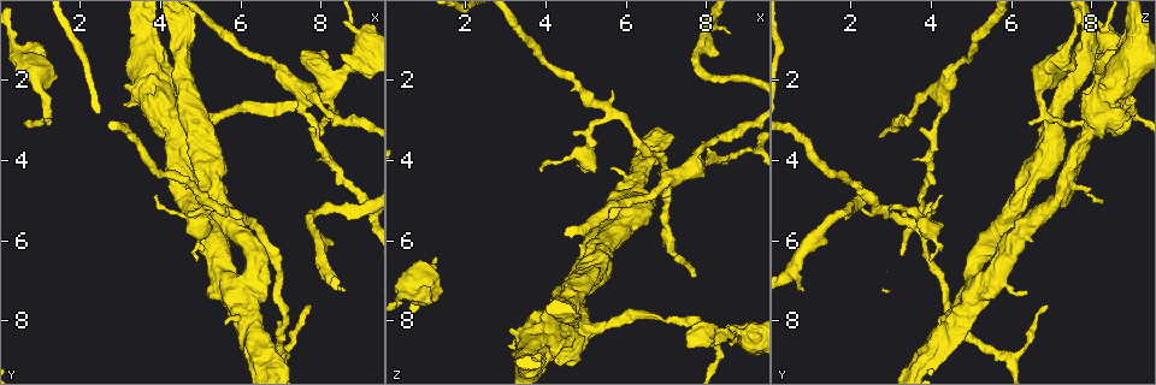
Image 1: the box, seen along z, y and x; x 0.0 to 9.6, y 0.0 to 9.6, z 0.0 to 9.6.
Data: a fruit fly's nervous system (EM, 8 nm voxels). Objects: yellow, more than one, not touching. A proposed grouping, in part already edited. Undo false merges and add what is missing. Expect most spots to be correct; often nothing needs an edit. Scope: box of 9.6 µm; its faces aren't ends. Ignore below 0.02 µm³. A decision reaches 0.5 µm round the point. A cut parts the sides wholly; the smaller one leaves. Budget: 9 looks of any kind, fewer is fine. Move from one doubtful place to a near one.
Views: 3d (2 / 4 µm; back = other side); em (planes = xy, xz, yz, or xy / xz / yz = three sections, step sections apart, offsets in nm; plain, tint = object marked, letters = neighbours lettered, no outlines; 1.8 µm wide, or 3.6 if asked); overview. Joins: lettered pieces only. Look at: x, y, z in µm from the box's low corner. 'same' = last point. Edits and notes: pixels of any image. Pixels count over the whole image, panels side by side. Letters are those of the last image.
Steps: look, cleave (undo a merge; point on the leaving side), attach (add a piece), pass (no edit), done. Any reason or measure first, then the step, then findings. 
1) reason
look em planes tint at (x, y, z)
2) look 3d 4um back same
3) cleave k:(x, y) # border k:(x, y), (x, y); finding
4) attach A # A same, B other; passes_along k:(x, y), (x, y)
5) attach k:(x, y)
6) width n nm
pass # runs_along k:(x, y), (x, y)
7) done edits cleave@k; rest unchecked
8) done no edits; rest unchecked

abrupt turn
look 3d 2um at (5.40, 5.80, 6.20)

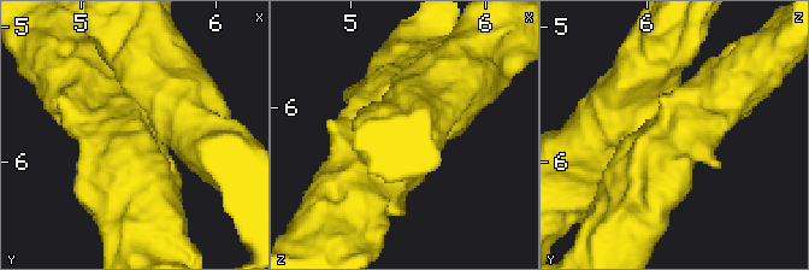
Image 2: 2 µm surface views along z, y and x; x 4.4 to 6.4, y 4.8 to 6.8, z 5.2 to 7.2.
look em yz step 8 letters at (5.36, 5.82, 6.18)

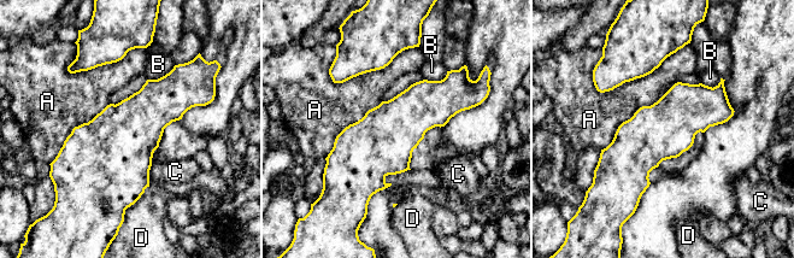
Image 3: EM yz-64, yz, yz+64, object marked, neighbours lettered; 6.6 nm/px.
longest_contact A 650 nm
pass # A other, B other, C other, D other; one cell here

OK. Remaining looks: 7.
sharp bend
look em 3.6um planes letters at (4.55, 3.05, 8.15)

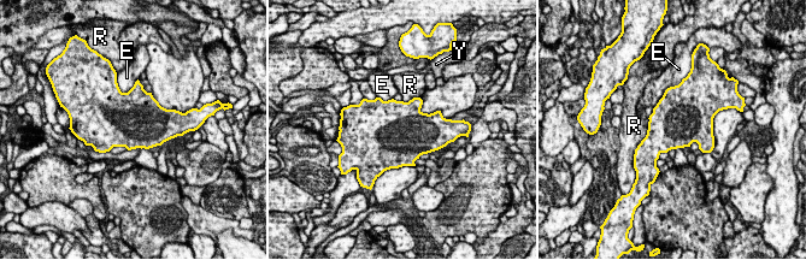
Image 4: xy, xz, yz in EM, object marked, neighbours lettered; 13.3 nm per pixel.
pass # E other, R other, Y other; border 4:(678, 84), (670, 86), (654, 107); continuous, no second cell

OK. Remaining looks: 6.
look em planes letters at (0.65, 3.15, 7.75)

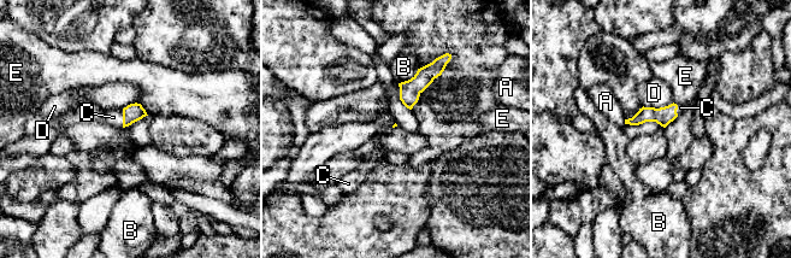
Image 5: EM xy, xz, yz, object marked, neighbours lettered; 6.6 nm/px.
longest_contact D 220 nm
attach C # A other, B other, C same, D other, E other; passes_along 5:(133, 112), (123, 118), (113, 117); the cell continues

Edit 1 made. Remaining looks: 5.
thick end
look em planes letters at (0.80, 1.05, 7.45)

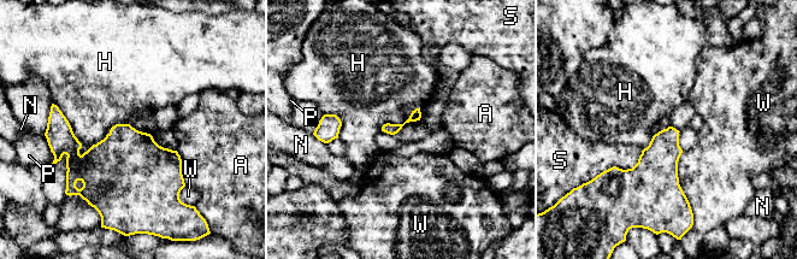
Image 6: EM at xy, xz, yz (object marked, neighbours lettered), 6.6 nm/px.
pass # A other, H other, N other, P other, S other, W other; border 6:(52, 102), (81, 154), (128, 124); no lettered piece goes on from it

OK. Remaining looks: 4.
done edits attach@5; rest unchecked

